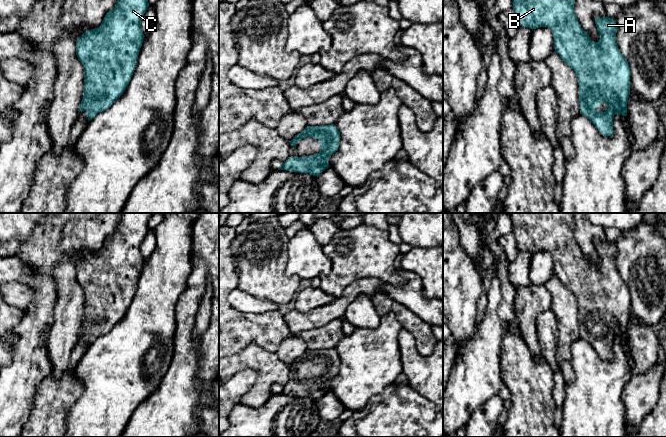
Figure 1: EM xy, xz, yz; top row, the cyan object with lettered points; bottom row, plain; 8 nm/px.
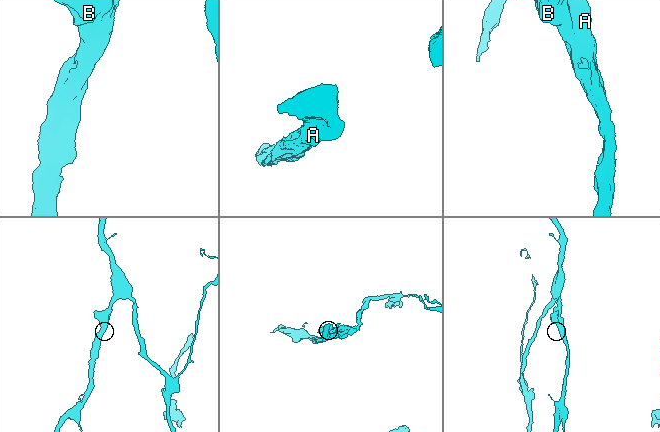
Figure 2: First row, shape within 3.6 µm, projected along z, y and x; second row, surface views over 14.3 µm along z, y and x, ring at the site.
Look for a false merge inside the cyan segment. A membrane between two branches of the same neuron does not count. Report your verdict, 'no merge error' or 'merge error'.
no merge error

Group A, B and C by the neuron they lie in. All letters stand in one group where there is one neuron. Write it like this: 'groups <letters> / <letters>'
groups A B C

